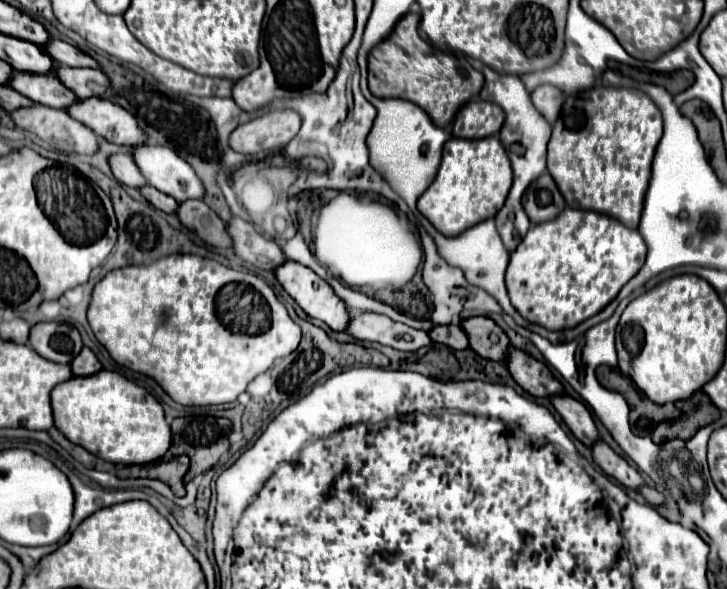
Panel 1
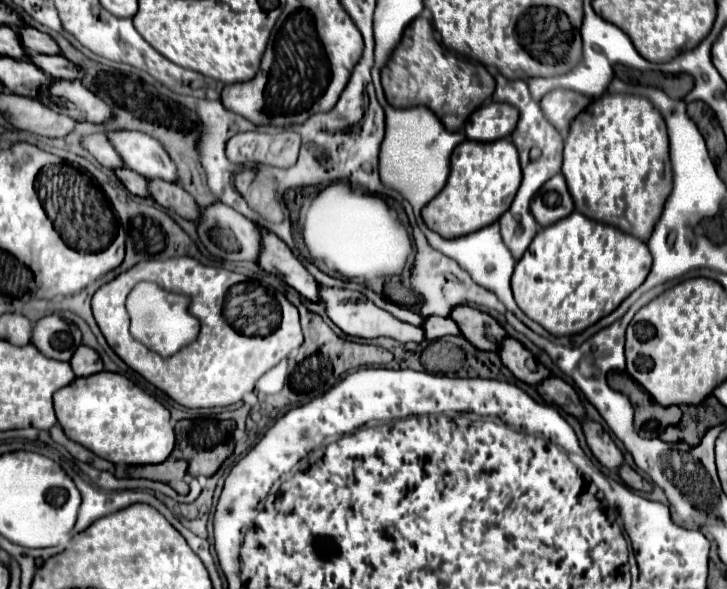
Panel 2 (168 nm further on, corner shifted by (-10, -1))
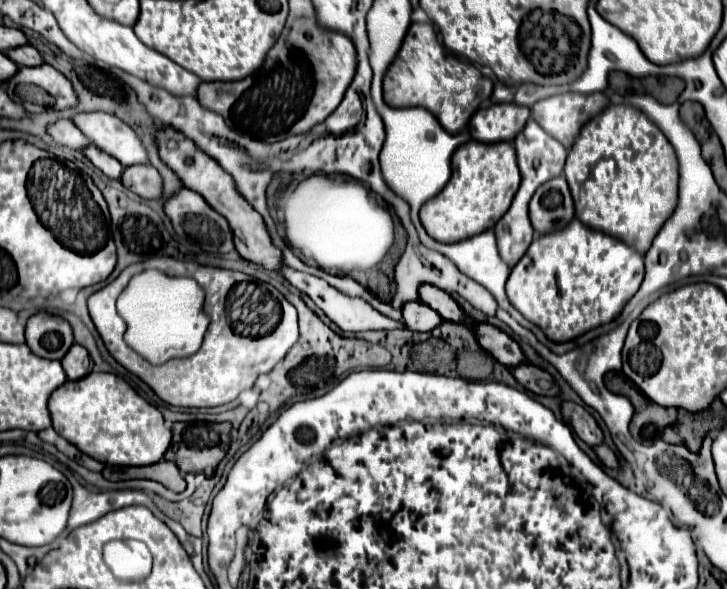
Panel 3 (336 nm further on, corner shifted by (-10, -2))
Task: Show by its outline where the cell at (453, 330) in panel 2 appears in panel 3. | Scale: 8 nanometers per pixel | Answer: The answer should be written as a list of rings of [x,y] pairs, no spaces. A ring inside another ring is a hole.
[[[408,301],[402,305],[402,321],[412,331],[432,331],[440,325],[440,315],[424,303]]]

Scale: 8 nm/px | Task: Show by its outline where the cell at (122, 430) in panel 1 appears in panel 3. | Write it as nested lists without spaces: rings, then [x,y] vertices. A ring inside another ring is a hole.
[[[92,371],[78,381],[66,381],[50,395],[48,409],[56,433],[102,463],[152,465],[162,459],[170,445],[170,429],[164,427],[162,413],[112,373]]]

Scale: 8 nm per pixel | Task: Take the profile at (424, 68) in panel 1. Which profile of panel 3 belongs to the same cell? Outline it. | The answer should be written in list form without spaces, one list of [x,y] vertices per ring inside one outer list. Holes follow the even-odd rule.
[[[412,23],[402,49],[384,75],[384,101],[390,107],[424,107],[448,133],[458,133],[478,111],[482,99],[492,95],[492,81],[484,77],[472,63],[446,57],[436,39],[432,23]]]

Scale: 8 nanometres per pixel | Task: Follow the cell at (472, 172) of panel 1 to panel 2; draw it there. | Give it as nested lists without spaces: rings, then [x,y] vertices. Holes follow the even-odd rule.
[[[502,138],[494,142],[464,140],[452,152],[452,168],[444,190],[424,206],[426,226],[442,238],[460,238],[496,222],[512,204],[522,180],[516,146]]]

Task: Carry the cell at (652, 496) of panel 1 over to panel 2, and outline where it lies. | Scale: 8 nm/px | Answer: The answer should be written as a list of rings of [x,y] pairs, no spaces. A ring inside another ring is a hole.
[[[624,464],[624,468],[620,468],[620,478],[634,490],[638,492],[652,492],[652,484],[646,482],[636,470],[632,470],[628,464]]]

